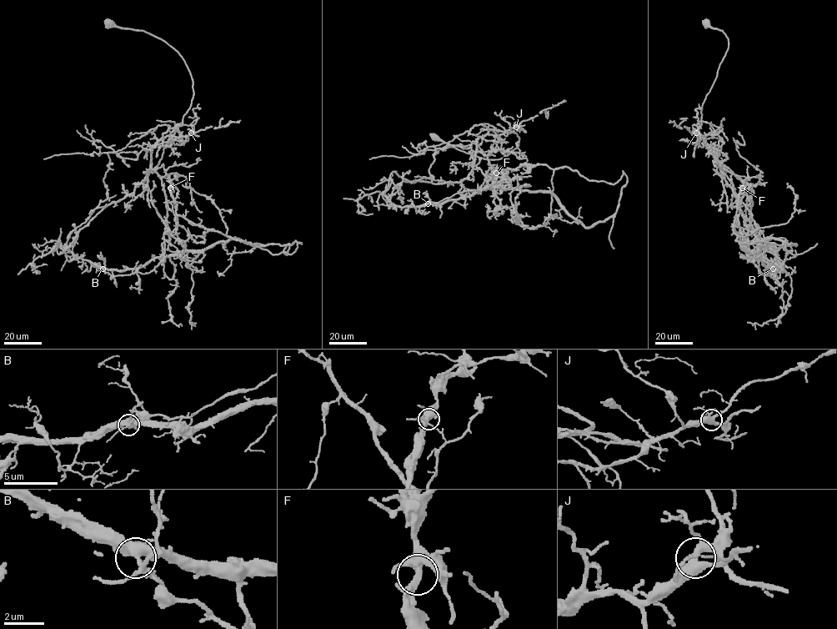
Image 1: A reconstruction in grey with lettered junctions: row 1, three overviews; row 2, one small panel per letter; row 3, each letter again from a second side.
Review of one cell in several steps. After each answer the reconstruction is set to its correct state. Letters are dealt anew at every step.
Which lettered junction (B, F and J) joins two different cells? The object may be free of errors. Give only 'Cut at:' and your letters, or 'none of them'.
Cut at: B

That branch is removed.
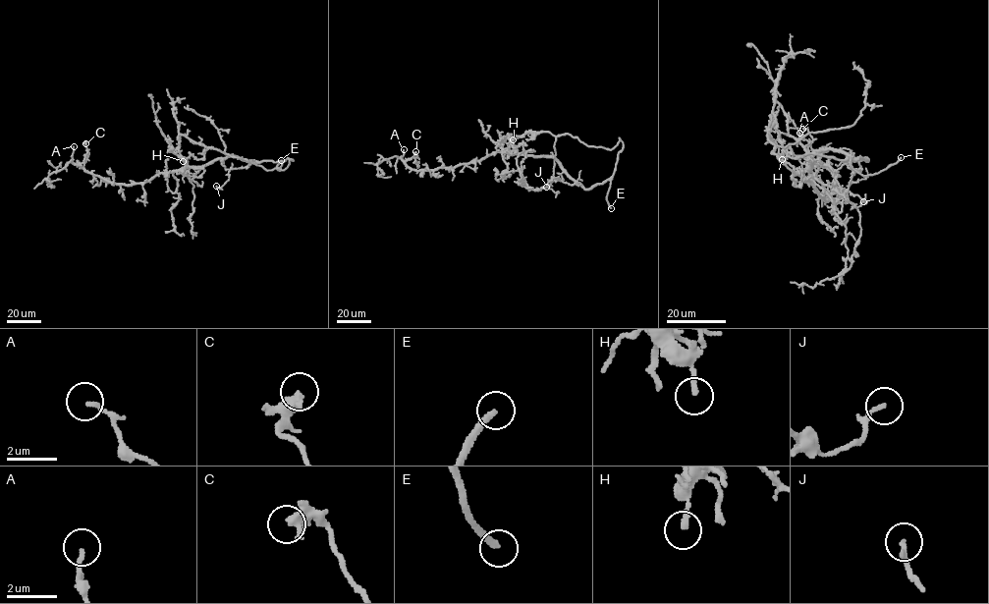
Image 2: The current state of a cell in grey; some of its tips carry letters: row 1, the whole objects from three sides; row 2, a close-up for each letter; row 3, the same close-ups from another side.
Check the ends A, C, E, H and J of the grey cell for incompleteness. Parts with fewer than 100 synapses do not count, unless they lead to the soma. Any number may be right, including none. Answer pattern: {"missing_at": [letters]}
{"missing_at": ["E"]}

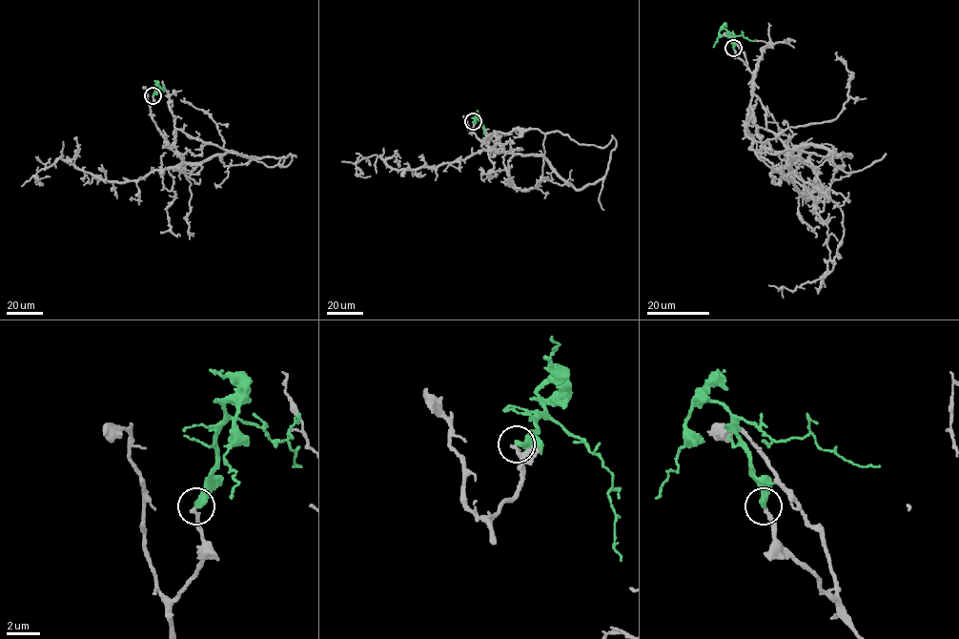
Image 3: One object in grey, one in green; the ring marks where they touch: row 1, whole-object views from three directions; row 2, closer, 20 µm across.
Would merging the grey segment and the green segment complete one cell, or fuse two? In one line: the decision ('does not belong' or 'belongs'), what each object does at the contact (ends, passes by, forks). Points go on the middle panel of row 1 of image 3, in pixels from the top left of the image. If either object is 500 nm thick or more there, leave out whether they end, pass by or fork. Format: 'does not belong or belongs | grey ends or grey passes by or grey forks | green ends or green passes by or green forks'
belongs | grey ends | green ends

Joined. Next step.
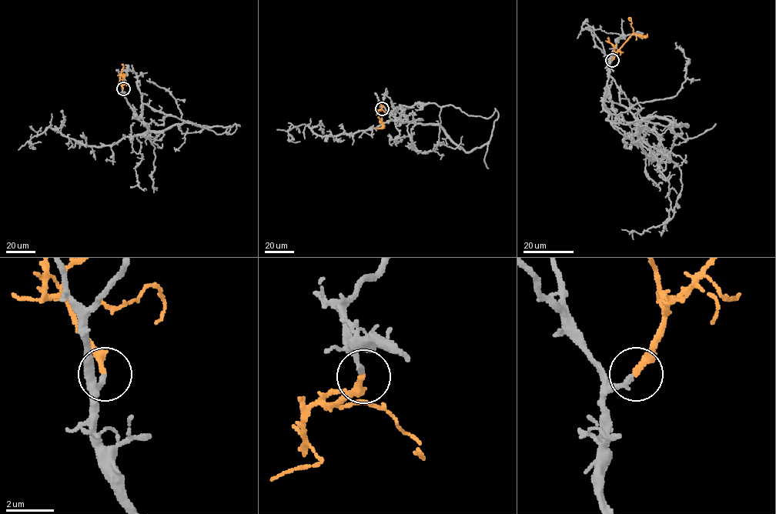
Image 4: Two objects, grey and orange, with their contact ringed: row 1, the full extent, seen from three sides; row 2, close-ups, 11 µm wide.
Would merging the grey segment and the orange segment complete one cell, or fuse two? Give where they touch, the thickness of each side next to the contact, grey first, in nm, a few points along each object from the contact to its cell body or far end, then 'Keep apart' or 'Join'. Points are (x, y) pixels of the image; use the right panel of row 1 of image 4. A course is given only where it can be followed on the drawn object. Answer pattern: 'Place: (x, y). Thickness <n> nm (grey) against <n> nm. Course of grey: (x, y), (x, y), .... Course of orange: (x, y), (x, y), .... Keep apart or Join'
Place: (612, 60). Thickness 200 nm (grey) against 260 nm. Course of grey: (612, 60), (636, 132), (647, 118), (687, 126), (613, 124), (626, 138), (606, 120), (616, 40), (643, 33). Course of orange: (612, 60), (615, 52), (632, 34), (645, 37). Join

